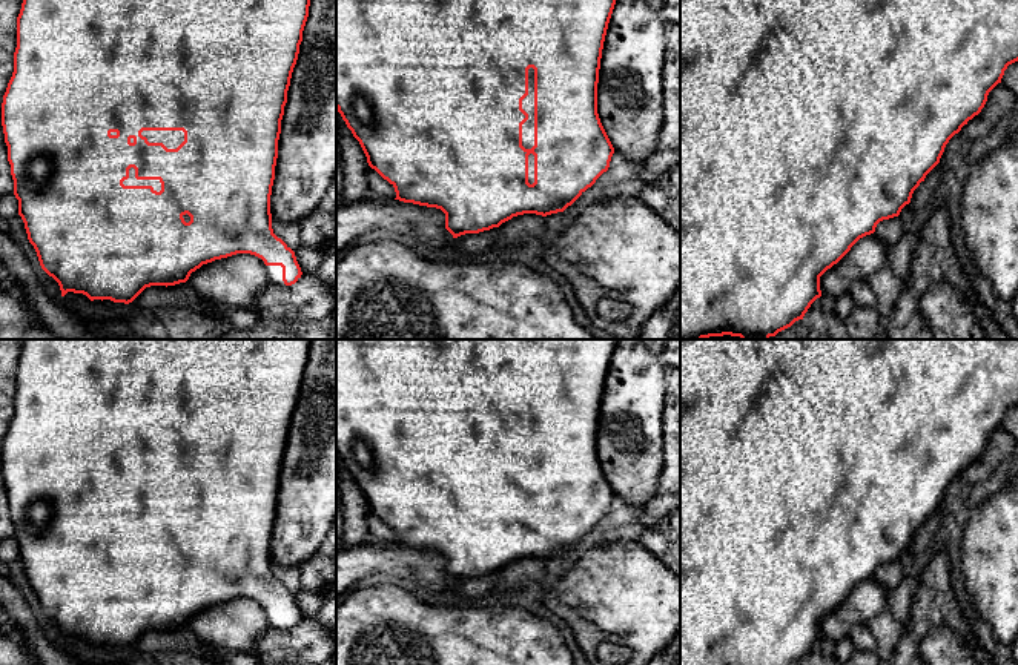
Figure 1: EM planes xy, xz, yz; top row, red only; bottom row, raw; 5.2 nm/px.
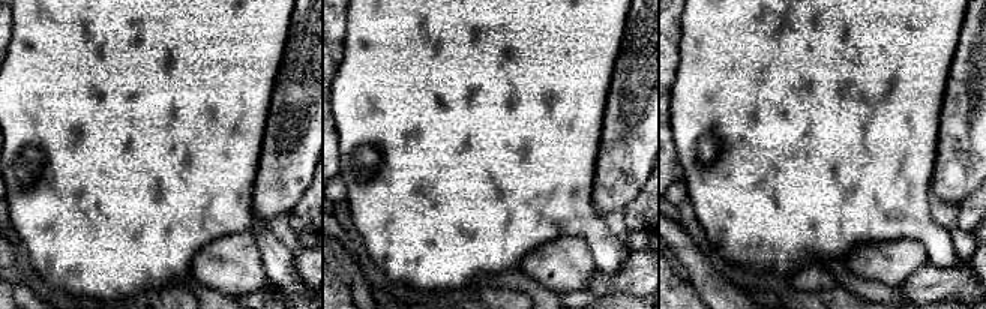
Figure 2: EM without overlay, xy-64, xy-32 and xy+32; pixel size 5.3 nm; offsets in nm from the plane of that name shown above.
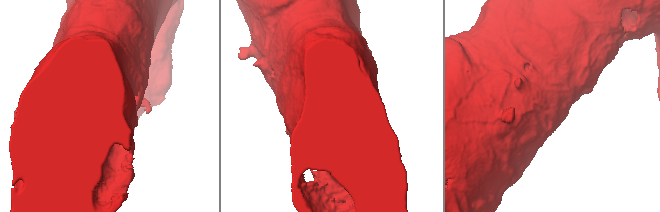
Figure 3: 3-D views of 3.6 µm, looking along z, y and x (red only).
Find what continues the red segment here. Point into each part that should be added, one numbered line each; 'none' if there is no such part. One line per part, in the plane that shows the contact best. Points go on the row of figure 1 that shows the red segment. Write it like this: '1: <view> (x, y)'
1: xz (528, 102)

